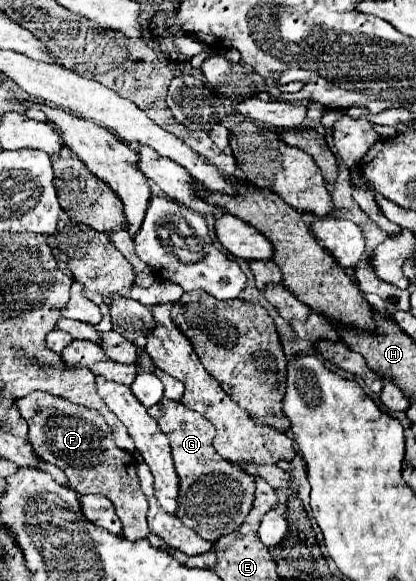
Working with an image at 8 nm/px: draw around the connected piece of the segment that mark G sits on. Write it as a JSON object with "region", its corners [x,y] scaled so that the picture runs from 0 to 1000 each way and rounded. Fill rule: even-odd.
{"region":[[[406,685],[387,688],[387,716],[377,719],[377,730],[406,754],[416,802],[430,816],[425,892],[502,933],[579,905],[613,861],[613,830],[575,802],[522,785],[512,775],[512,730],[483,713],[454,706],[440,692],[416,692]]]}

